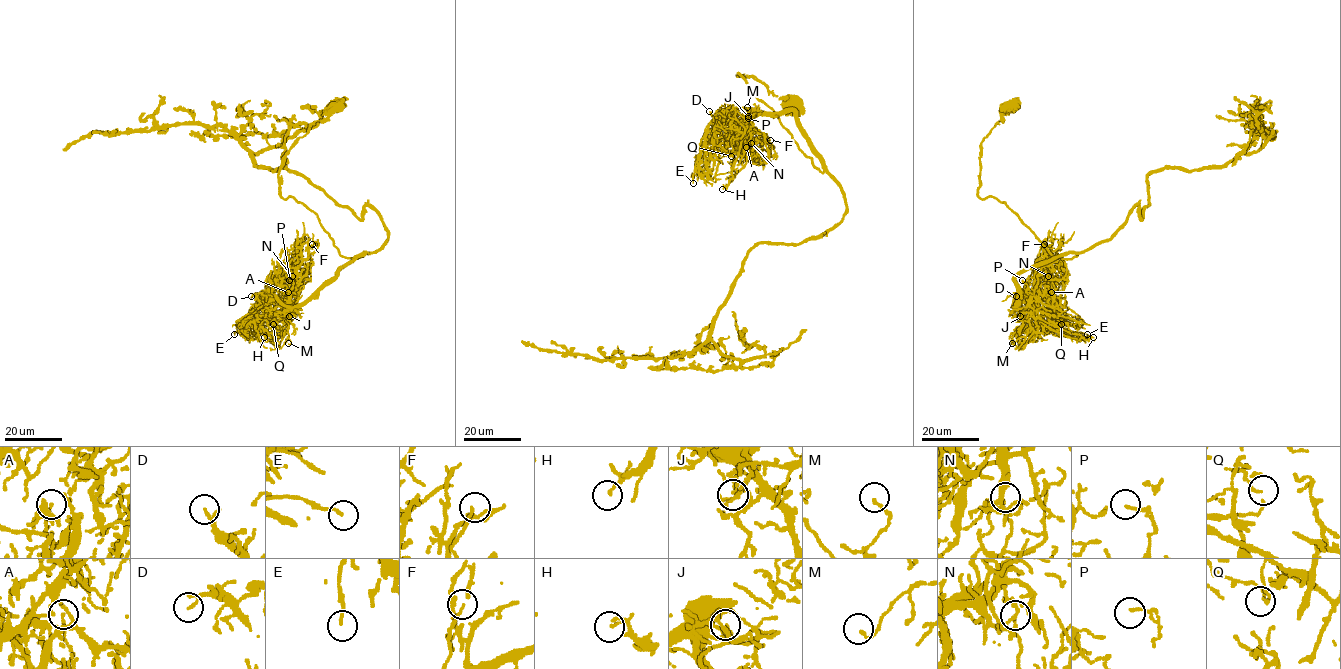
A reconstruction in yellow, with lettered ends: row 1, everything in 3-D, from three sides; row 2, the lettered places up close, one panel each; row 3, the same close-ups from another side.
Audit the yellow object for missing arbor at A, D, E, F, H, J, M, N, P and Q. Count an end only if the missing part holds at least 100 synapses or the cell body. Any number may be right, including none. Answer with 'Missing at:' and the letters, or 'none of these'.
Missing at: D

